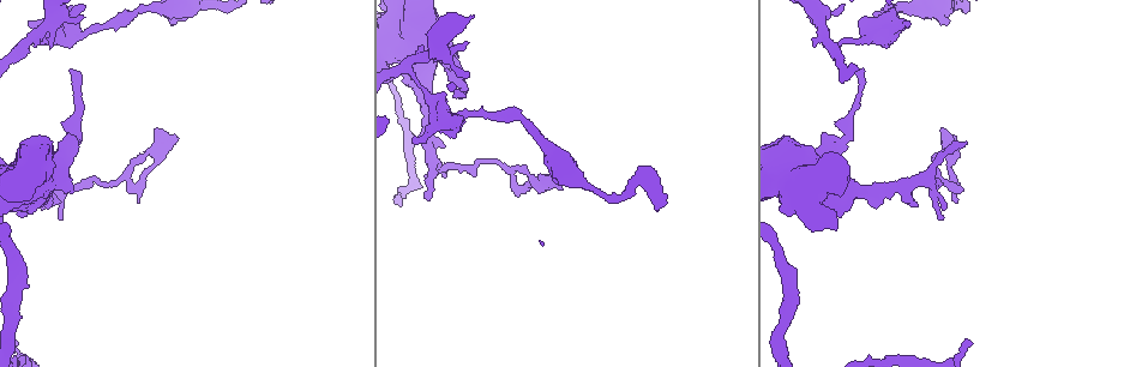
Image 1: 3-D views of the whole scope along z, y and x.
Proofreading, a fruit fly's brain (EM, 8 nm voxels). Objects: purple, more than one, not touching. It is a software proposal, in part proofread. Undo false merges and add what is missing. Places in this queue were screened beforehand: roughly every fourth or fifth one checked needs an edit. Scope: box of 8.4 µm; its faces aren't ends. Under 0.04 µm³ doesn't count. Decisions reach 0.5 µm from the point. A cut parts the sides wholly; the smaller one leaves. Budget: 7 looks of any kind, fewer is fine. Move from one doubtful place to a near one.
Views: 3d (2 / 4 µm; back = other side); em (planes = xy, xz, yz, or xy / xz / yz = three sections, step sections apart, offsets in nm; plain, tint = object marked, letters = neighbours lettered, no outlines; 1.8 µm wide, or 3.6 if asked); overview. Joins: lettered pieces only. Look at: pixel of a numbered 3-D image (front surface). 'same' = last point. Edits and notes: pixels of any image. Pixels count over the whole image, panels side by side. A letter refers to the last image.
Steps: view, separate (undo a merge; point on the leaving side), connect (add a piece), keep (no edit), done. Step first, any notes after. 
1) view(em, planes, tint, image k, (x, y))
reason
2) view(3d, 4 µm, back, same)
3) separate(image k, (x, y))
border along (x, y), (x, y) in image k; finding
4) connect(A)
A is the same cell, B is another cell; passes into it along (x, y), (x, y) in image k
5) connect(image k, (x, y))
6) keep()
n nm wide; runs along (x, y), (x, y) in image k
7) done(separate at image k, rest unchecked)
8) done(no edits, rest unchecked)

view(em, xy, step 16, plain, image 1, (836, 46))
a narrow waist

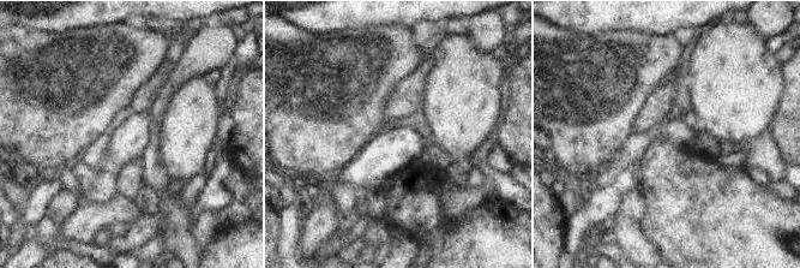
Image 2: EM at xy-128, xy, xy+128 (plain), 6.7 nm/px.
view(em, xy, step 16, letters, same)

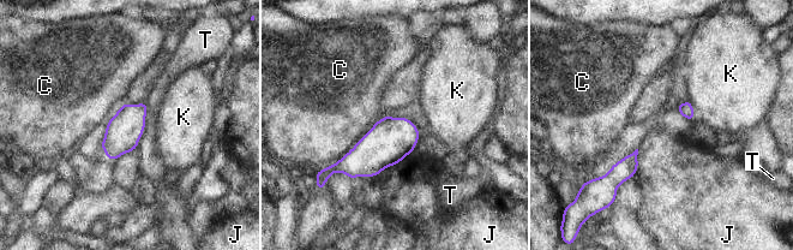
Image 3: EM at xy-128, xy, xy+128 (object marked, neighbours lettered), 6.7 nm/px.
keep()
C, J, K and T are other cells; border along (638, 149), (637, 170), (632, 177) in image 3; all the same cell

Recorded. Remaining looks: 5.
view(3d, 4 µm, image 1, (428, 199))
free end

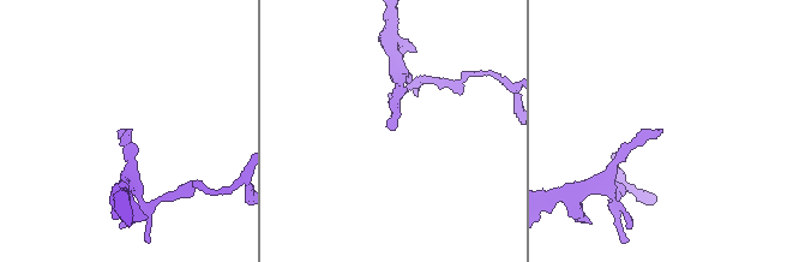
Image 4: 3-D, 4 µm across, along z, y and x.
view(em, planes, letters, image 4, (395, 128))

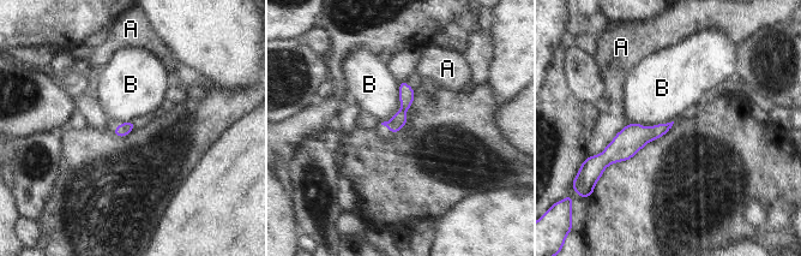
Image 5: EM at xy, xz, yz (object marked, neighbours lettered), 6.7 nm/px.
keep()
A and B are other cells; runs along (403, 84), (404, 108), (393, 129) in image 5; none of them fits

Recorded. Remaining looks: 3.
view(em, planes, plain, image 1, (178, 138))
thin end

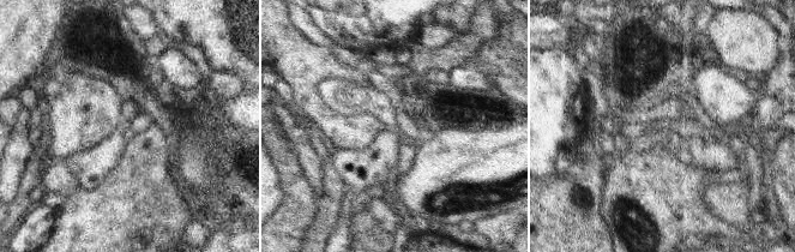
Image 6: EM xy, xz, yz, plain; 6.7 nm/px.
view(em, planes, letters, same)
what lies round it

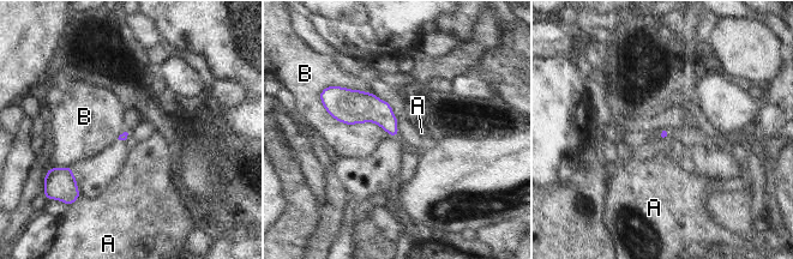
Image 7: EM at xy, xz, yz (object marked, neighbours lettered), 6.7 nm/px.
keep()
A and B are other cells; border along (320, 101), (342, 122), (389, 134) in image 7; none of them fits

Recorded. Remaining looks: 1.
done(no edits, rest unchecked)

